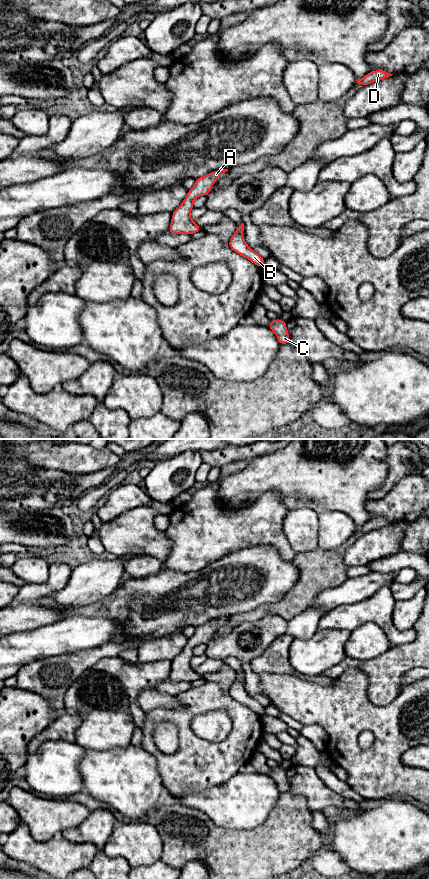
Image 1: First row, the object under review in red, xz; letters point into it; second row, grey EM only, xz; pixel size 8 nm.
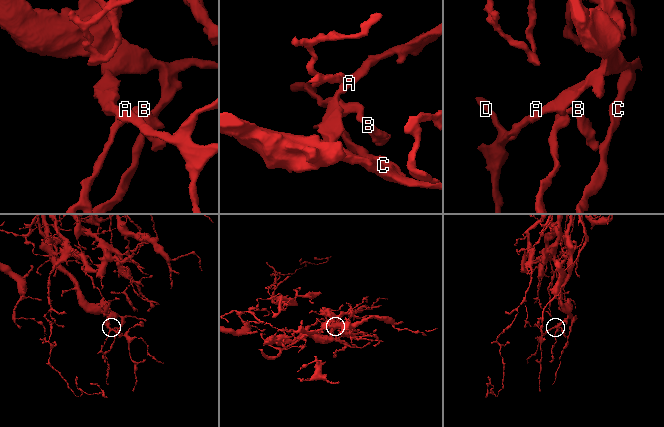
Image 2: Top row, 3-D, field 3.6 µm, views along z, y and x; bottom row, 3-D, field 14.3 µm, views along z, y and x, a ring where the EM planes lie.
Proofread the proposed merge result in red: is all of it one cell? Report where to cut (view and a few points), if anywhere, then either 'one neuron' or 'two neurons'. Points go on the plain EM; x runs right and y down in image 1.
no cut | one neuron

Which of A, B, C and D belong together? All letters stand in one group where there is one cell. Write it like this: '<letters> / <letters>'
A B C D

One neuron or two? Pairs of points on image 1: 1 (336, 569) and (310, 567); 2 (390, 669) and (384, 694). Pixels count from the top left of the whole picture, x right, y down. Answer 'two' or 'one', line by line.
1: one
2: one

